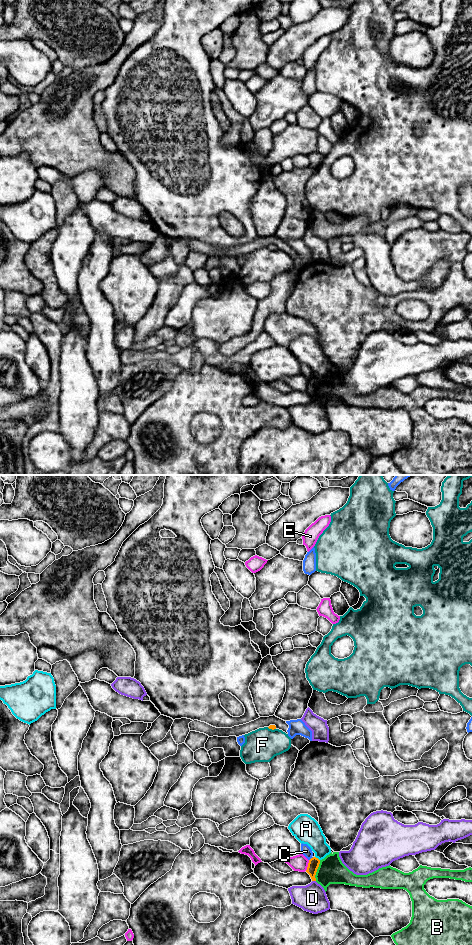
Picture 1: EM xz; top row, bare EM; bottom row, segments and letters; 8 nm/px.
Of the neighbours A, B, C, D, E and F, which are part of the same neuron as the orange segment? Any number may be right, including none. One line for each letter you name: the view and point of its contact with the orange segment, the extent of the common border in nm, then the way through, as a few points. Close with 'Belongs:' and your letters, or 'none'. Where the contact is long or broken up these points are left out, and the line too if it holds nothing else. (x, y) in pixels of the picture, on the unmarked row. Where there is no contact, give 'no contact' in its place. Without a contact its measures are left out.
Belongs: none

